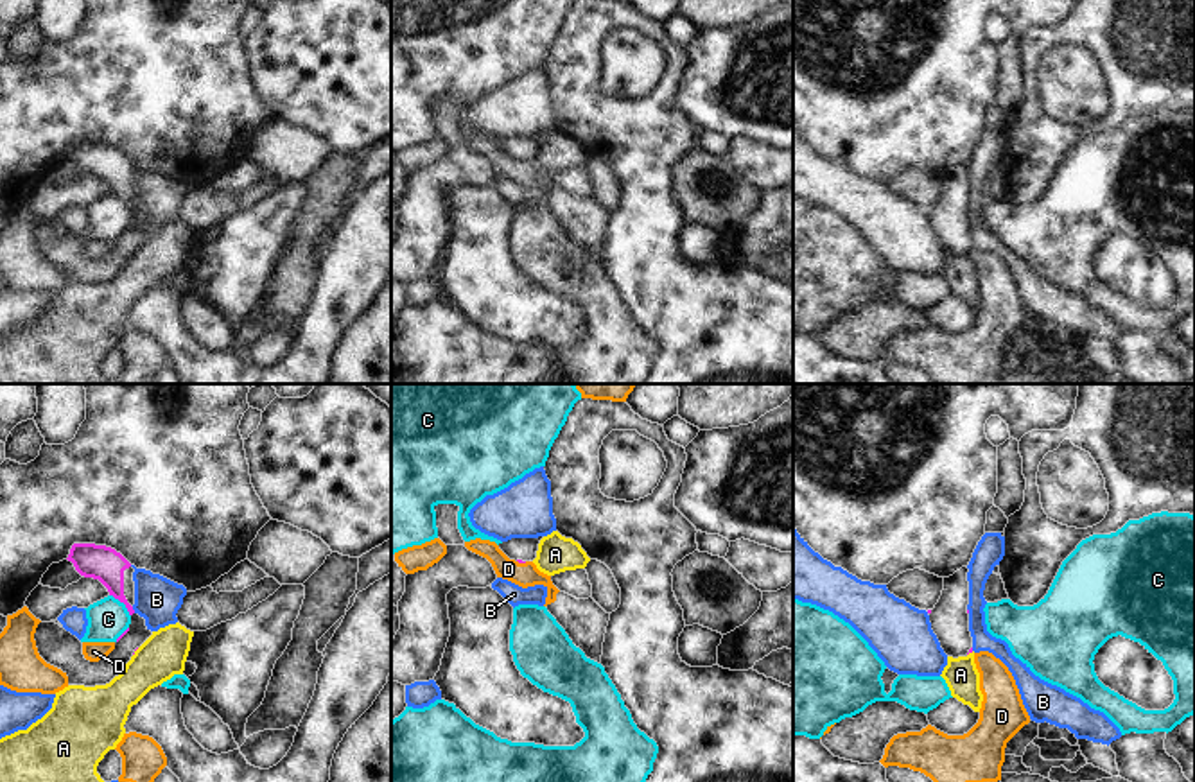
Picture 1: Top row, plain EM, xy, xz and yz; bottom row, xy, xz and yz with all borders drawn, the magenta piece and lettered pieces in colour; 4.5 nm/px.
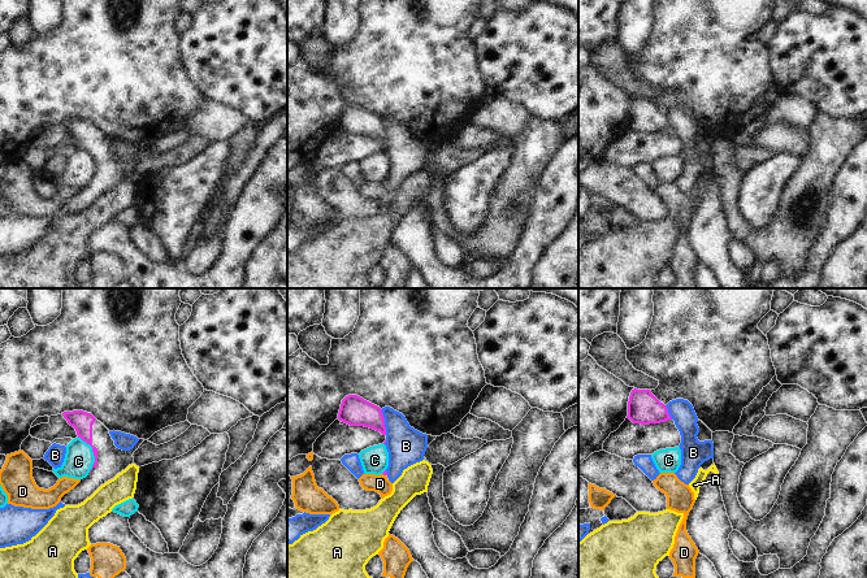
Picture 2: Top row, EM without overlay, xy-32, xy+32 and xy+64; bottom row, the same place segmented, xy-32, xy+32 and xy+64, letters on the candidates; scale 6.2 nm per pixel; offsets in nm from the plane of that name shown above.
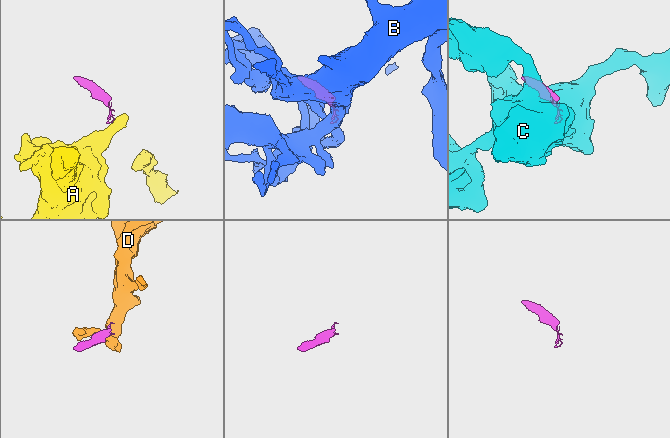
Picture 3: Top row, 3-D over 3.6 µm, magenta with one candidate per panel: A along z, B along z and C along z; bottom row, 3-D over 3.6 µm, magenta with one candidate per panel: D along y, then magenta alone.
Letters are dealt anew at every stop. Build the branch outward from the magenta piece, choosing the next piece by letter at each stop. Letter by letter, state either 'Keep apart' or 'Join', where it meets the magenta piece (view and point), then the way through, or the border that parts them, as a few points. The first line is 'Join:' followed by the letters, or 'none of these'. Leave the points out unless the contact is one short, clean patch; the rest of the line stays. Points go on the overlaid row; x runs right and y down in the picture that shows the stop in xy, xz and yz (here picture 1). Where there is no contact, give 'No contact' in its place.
Join: none of these
A: Keep apart. Touches magenta at xy (135, 650). Boundary: xy (139, 648), (133, 655)
B: Keep apart. Touches magenta at xy (133, 610)
C: Keep apart. Touches magenta at xy (122, 601). Boundary: xy (110, 594), (124, 605), (130, 616)
D: Keep apart. Touches magenta at xz (523, 562). Boundary: xz (517, 560), (526, 562)

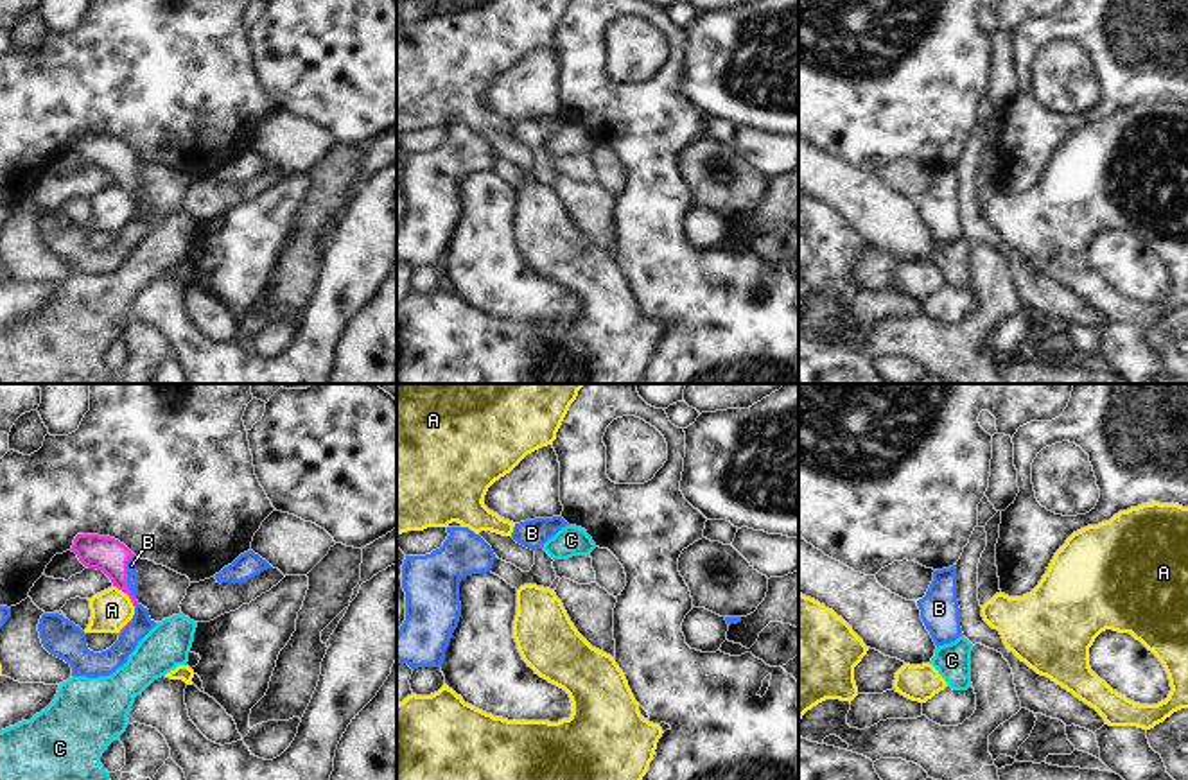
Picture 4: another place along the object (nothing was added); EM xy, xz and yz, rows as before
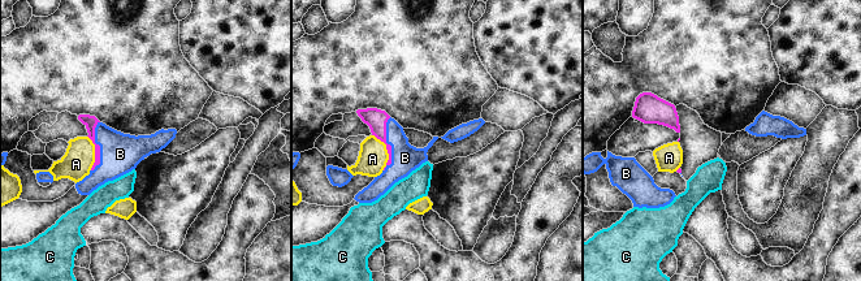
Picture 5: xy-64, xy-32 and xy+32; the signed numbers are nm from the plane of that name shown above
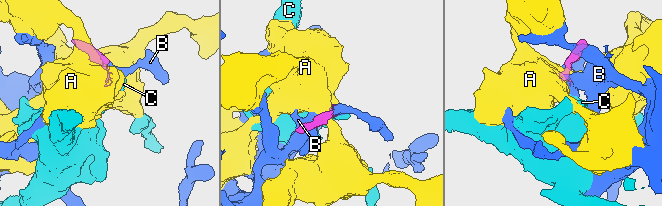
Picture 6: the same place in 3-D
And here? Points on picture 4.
Join: B
A: Keep apart. Touches magenta at xy (126, 592). Boundary: xy (113, 585), (128, 596), (133, 606)
B: Join. Touches magenta at xy (126, 578). Path across: xy (103, 553), (126, 578), (131, 565)
C: Keep apart. Touches magenta at xy (139, 641). Boundary: xy (142, 639), (137, 646)

